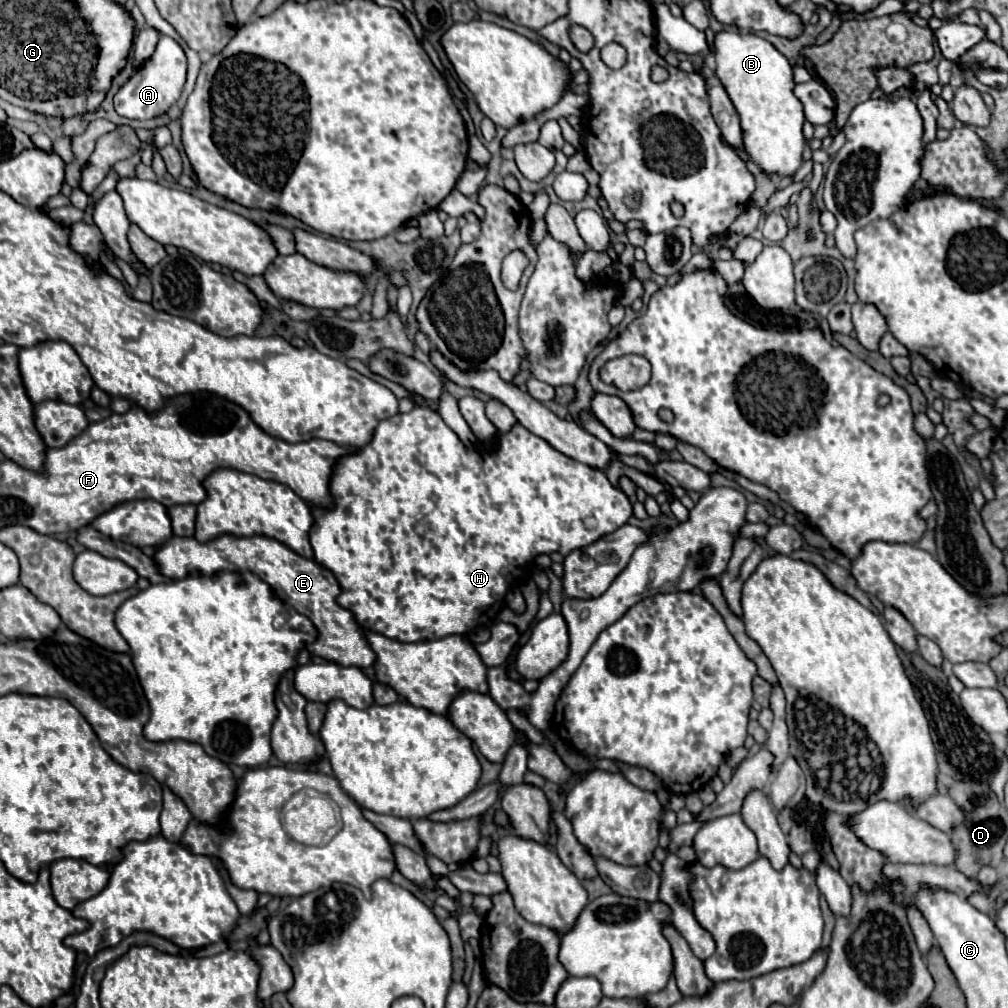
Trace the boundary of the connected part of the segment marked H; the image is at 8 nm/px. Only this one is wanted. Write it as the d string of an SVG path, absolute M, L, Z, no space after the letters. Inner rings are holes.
M415 406L407 414L395 414L387 420L379 422L377 428L373 430L369 444L339 458L339 462L335 462L333 472L331 472L329 490L333 496L333 510L325 508L325 506L315 506L315 504L309 506L311 514L313 514L313 526L311 526L311 534L309 534L313 552L315 552L313 560L319 566L323 566L335 574L335 578L341 586L341 594L339 594L337 602L345 610L351 610L351 614L355 616L355 622L359 622L359 626L363 626L363 630L371 630L371 632L375 630L387 638L395 638L395 640L399 638L399 642L437 640L437 638L445 638L451 634L463 636L475 628L489 629L490 627L483 626L495 624L495 620L497 620L495 614L503 608L503 600L511 588L513 574L519 574L524 578L527 568L541 554L559 552L559 554L567 556L567 554L571 554L571 550L589 546L591 542L597 542L605 534L615 532L633 514L633 508L631 508L631 502L627 500L627 496L619 488L615 488L601 470L589 468L585 464L575 462L569 456L557 452L543 438L531 434L519 422L509 432L503 432L501 438L497 438L497 442L493 442L489 446L481 444L477 448L467 448L459 440L459 436L443 422L443 418L439 416L437 410L419 408L419 406Z

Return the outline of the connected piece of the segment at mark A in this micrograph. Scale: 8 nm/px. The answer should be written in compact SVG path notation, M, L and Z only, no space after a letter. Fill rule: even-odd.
M161 36L155 54L131 76L131 80L115 94L115 110L125 118L149 120L165 114L181 96L187 72L187 58L183 48L169 36Z

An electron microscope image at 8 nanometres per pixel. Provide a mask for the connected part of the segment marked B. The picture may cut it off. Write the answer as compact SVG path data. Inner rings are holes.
M717 32L713 40L715 76L723 82L743 128L743 144L747 156L767 174L789 176L801 168L801 152L805 136L801 126L803 106L795 98L793 68L787 58L757 34Z

